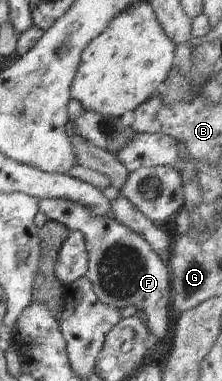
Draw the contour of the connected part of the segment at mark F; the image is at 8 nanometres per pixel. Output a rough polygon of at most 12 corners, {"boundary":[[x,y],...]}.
{"boundary":[[42,198],[48,220],[82,233],[84,277],[104,305],[168,331],[168,265],[112,215]]}

